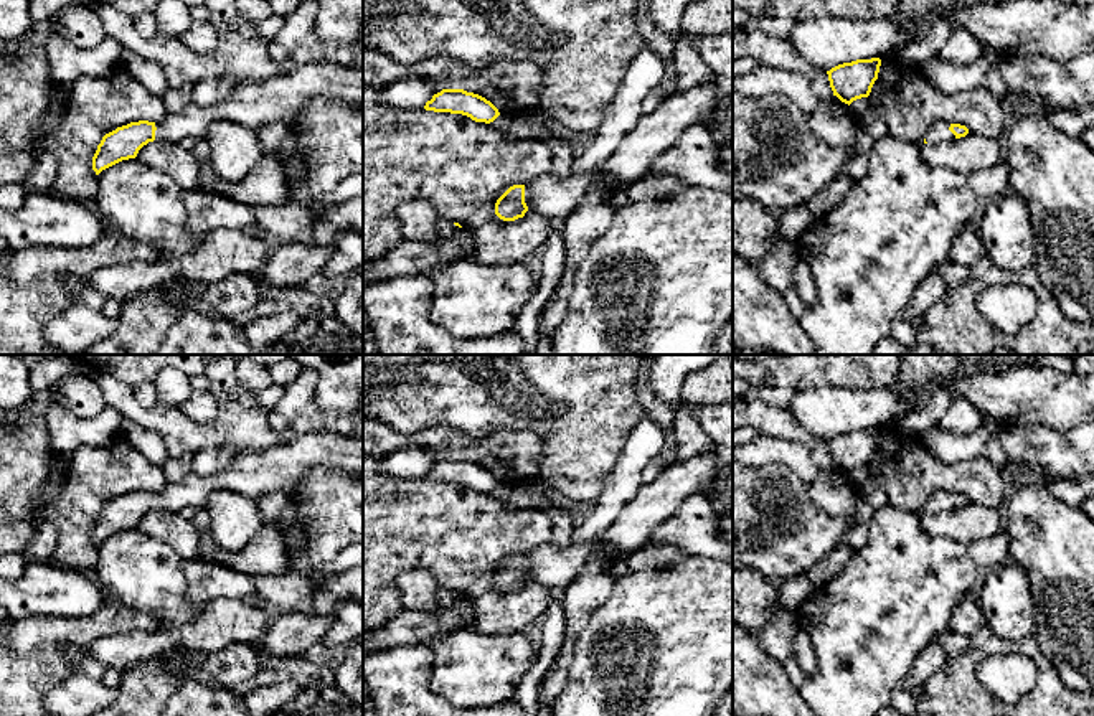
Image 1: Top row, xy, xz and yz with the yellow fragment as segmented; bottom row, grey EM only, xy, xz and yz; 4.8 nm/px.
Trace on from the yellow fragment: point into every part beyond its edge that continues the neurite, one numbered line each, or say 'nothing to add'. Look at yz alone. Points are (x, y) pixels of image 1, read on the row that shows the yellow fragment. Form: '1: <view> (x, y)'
1: yz (938, 132)

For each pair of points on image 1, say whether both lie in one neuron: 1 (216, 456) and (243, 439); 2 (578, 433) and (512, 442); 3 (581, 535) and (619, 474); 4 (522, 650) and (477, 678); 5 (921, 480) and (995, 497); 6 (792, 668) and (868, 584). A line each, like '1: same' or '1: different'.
1: different
2: different
3: same
4: same
5: same
6: different

